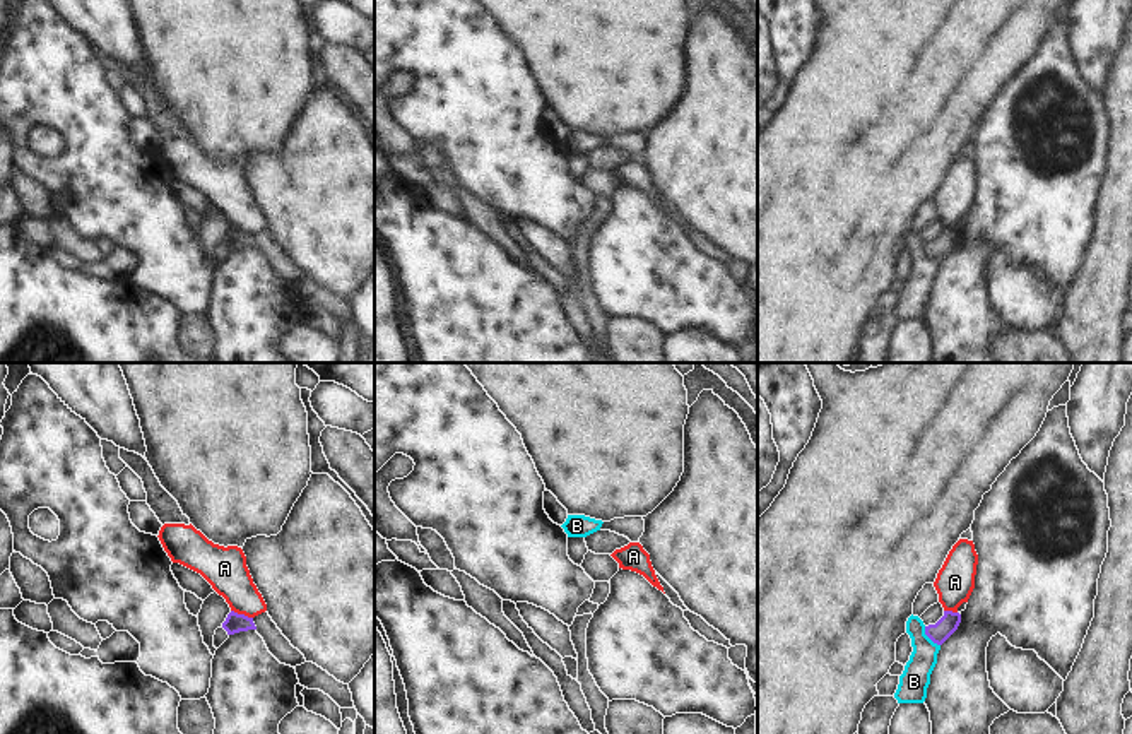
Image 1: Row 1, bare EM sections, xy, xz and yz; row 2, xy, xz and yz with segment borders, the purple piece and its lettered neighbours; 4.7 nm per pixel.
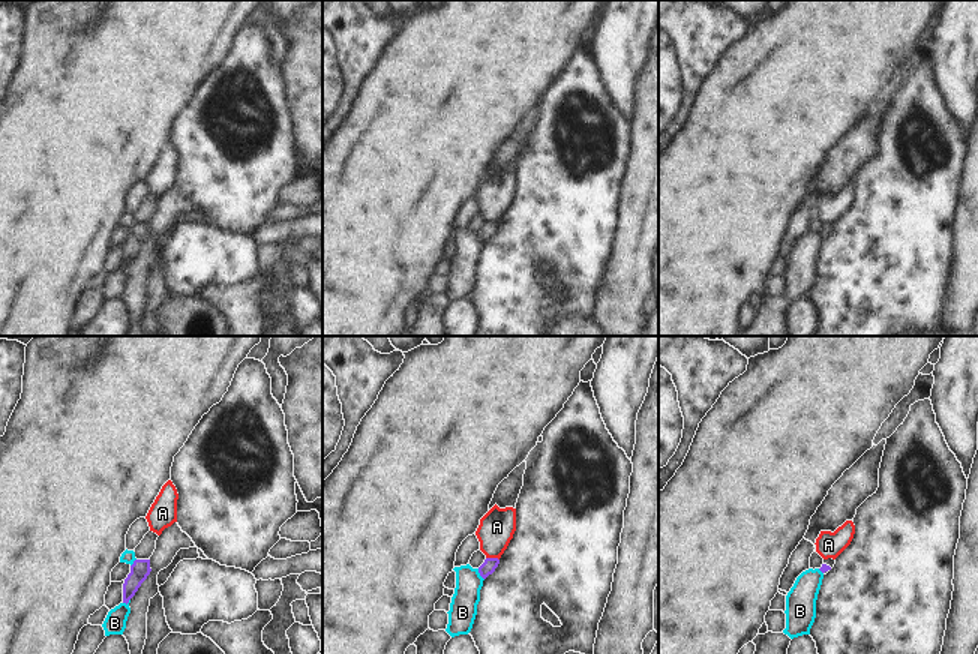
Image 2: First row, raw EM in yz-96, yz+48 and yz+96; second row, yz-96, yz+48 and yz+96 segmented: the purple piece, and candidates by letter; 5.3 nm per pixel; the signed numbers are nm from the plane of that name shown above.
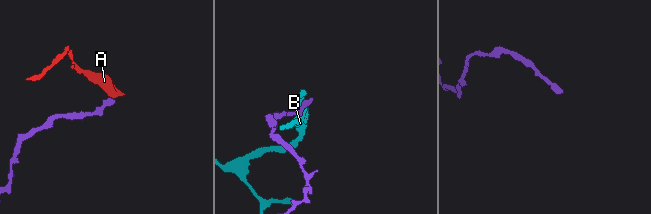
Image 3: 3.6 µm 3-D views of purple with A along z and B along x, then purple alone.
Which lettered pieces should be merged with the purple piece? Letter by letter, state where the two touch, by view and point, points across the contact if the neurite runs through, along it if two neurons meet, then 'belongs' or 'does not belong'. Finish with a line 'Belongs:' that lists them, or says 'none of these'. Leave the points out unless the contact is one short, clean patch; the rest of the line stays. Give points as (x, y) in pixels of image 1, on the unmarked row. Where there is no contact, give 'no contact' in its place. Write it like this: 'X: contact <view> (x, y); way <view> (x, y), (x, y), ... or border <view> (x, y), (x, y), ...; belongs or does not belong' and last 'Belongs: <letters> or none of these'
A: contact xy (241, 231); border xy (231, 226), (252, 235); does not belong
B: contact yz (929, 254); border yz (924, 243), (924, 248), (939, 262); does not belong
Belongs: none of these

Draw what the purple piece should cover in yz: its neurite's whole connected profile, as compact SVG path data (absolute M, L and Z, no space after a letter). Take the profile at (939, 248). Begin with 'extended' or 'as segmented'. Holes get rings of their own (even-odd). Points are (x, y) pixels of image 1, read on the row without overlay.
as segmented; M944 228L944 233L935 240L925 243L925 252L937 262L942 262L959 243L961 231Z

